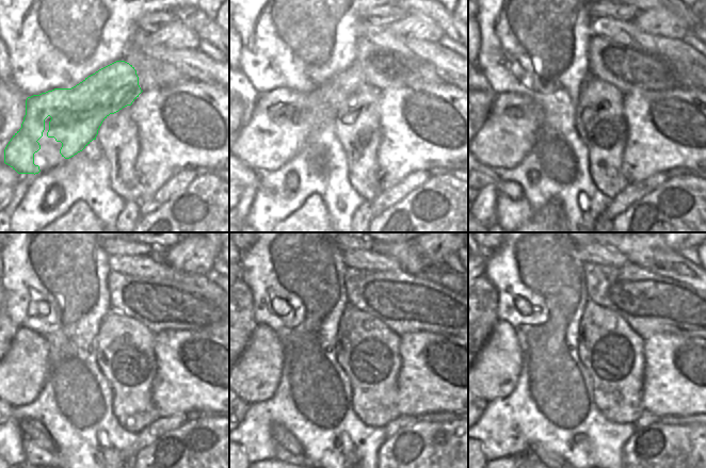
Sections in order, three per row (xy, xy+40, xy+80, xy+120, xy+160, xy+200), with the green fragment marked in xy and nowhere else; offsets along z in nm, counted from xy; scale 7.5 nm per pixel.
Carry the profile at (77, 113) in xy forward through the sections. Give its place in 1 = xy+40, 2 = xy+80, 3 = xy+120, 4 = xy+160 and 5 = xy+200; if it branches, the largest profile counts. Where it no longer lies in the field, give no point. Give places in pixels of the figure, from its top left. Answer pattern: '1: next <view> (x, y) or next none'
1: next xy+40 (256, 143)
2: next xy+80 (493, 145)
3: next xy+120 (14, 380)
4: next xy+160 (253, 377)
5: next xy+200 (492, 376)

